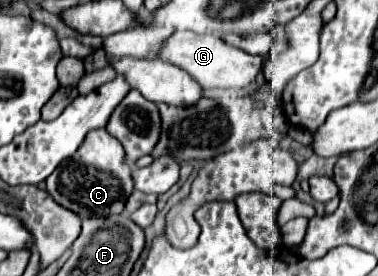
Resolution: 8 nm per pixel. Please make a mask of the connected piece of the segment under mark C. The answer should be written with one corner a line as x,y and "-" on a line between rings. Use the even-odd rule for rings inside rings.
106,129
90,131
76,155
60,163
46,179
46,191
58,205
74,211
80,219
110,217
122,213
126,199
134,191
132,167
126,161
122,143
114,139

